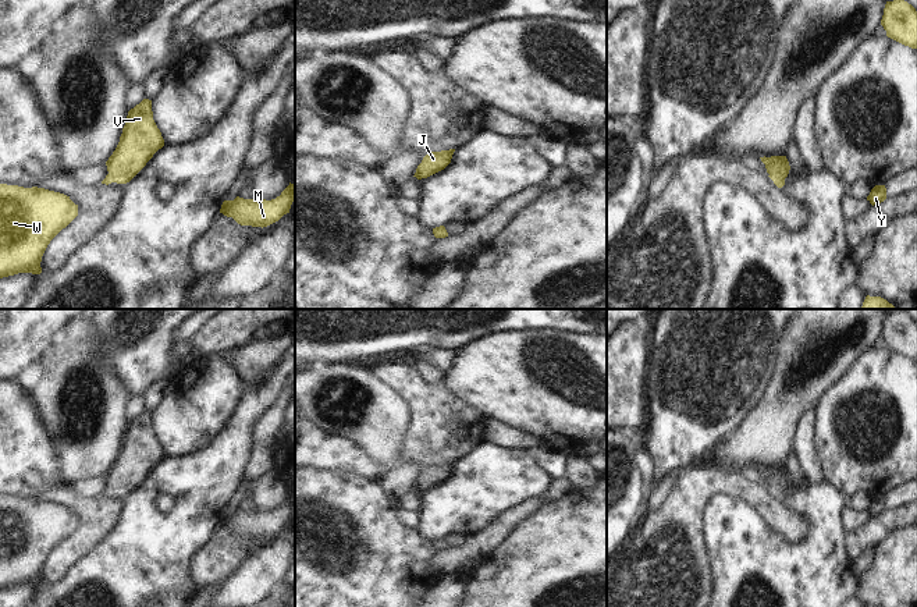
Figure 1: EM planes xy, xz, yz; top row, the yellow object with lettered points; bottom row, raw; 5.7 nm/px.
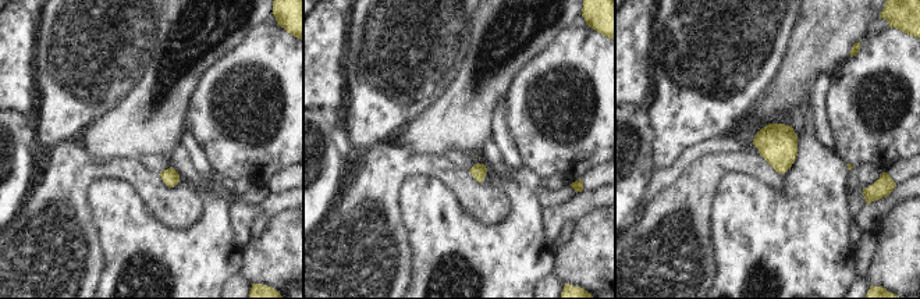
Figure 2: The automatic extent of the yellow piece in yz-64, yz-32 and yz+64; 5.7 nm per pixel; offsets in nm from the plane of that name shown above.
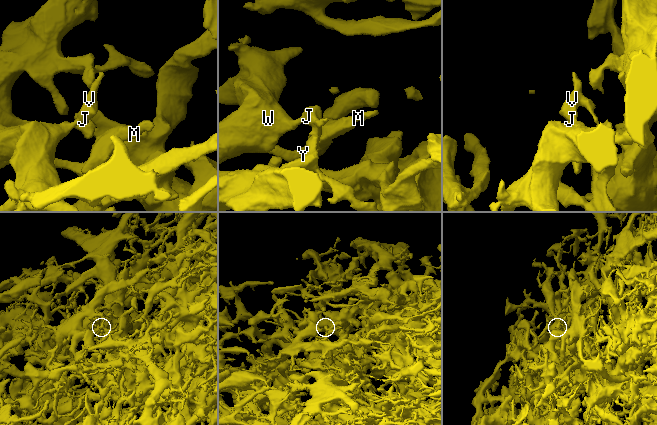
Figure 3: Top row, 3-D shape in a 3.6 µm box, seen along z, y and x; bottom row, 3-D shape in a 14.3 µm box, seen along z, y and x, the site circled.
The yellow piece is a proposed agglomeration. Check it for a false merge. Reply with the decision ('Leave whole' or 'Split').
Leave whole

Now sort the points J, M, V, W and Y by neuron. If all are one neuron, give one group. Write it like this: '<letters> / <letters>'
J M V W Y

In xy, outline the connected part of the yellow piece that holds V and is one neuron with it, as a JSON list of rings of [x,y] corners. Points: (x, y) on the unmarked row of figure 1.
[[[143,411],[128,423],[120,454],[106,473],[109,486],[102,496],[129,494],[164,458],[164,451],[153,432],[152,412]]]

